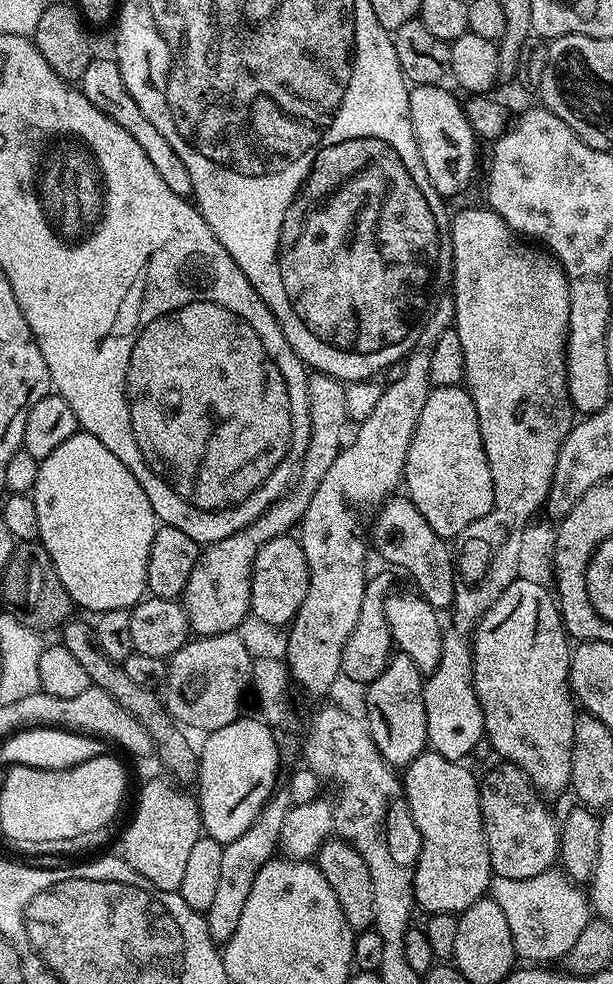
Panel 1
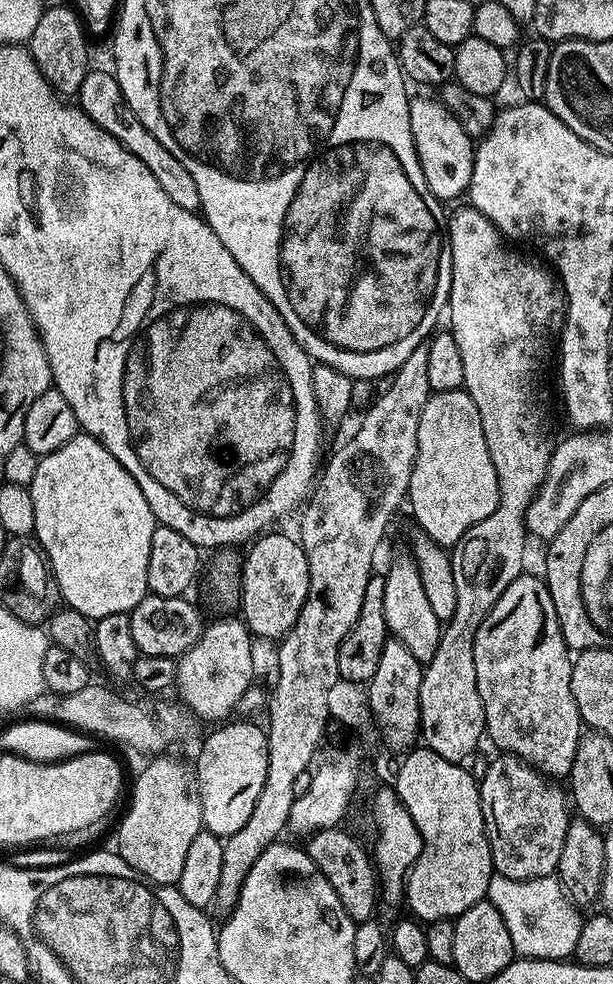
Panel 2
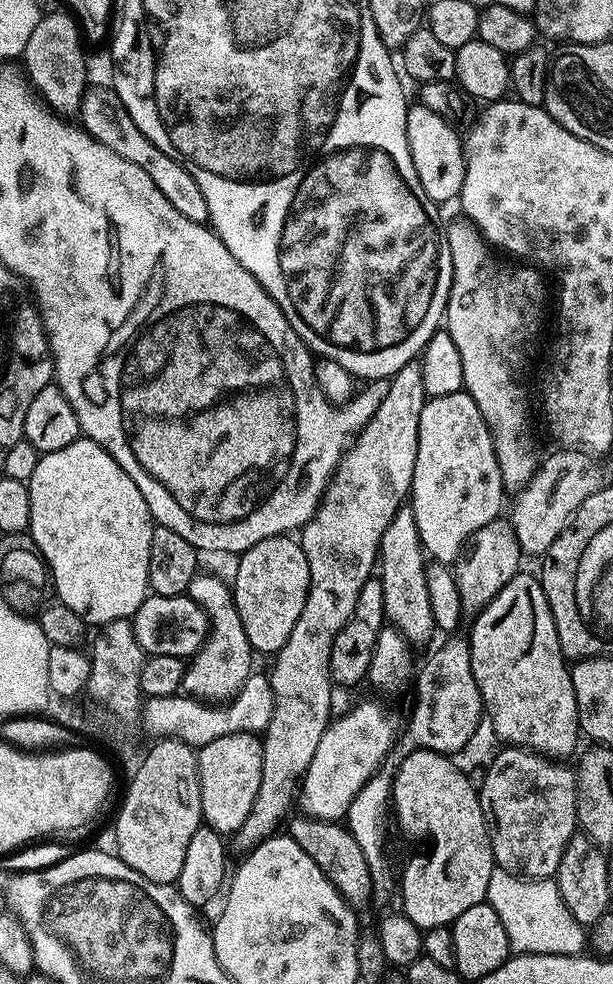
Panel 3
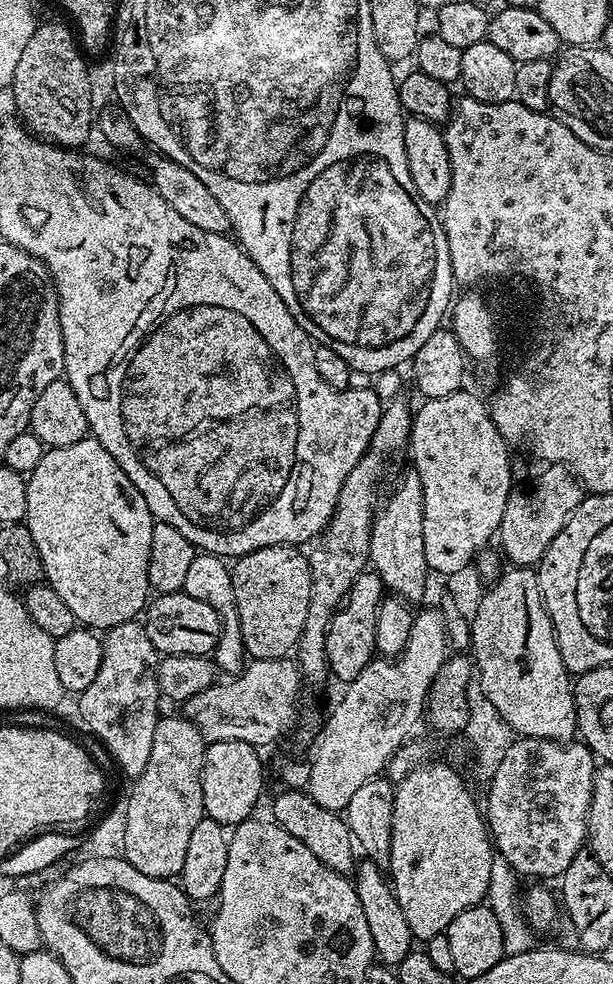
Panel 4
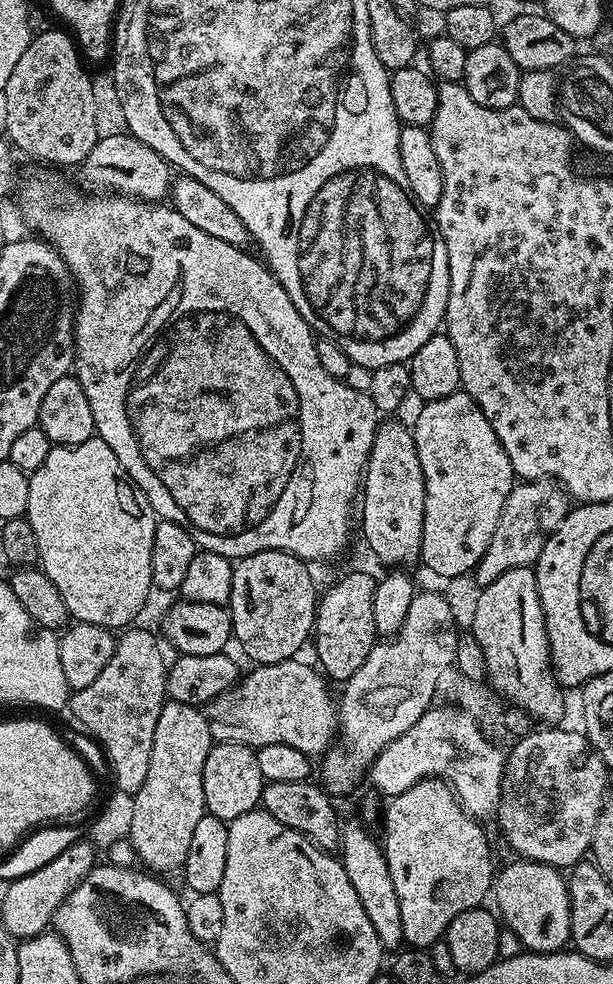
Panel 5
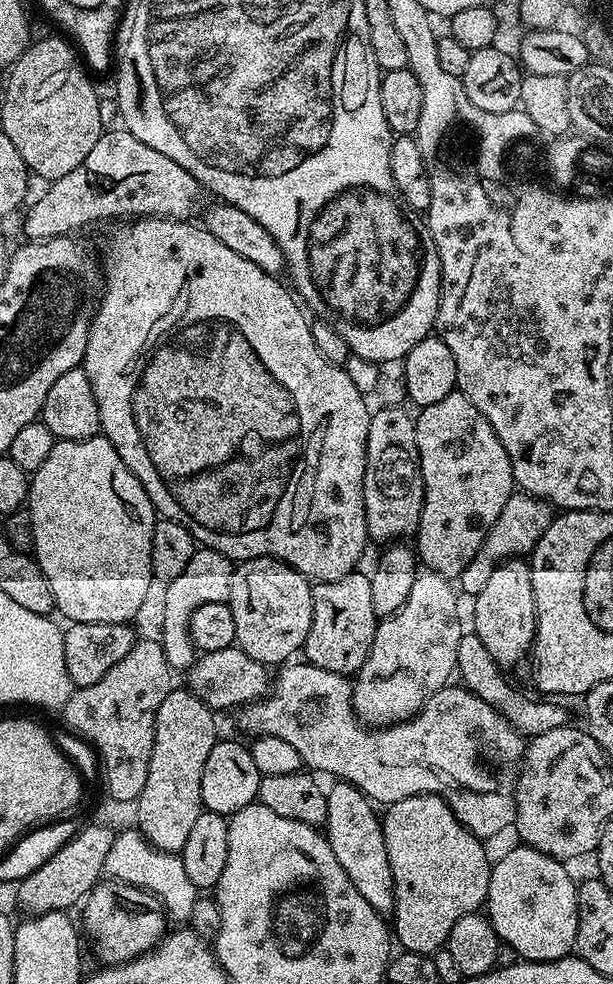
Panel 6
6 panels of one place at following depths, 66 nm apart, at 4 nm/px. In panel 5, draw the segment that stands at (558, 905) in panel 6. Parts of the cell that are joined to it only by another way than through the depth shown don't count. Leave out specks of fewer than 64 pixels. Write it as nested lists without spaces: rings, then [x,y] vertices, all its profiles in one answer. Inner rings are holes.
[[[513,859],[513,864],[508,864],[504,869],[499,869],[498,875],[494,880],[494,900],[496,896],[495,911],[498,913],[499,919],[502,921],[503,927],[513,932],[520,940],[521,945],[529,952],[559,952],[571,941],[572,923],[570,922],[570,898],[568,897],[568,882],[565,873],[558,868],[551,868],[537,860],[521,860]]]

